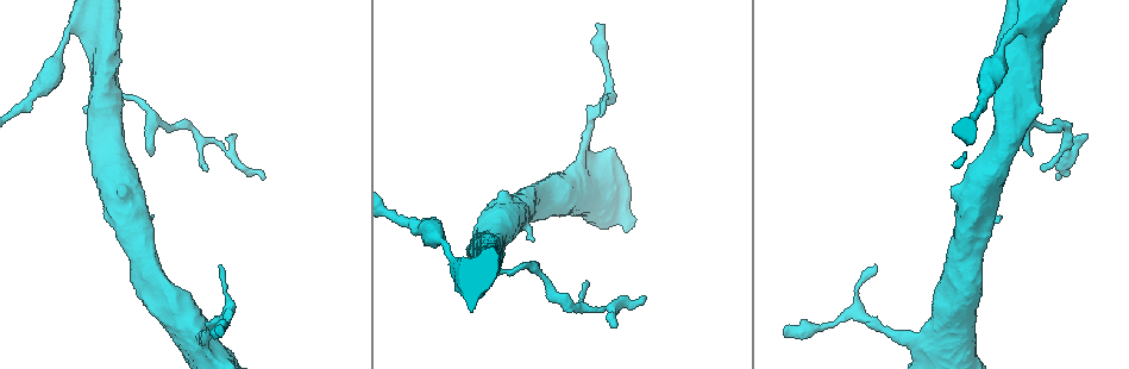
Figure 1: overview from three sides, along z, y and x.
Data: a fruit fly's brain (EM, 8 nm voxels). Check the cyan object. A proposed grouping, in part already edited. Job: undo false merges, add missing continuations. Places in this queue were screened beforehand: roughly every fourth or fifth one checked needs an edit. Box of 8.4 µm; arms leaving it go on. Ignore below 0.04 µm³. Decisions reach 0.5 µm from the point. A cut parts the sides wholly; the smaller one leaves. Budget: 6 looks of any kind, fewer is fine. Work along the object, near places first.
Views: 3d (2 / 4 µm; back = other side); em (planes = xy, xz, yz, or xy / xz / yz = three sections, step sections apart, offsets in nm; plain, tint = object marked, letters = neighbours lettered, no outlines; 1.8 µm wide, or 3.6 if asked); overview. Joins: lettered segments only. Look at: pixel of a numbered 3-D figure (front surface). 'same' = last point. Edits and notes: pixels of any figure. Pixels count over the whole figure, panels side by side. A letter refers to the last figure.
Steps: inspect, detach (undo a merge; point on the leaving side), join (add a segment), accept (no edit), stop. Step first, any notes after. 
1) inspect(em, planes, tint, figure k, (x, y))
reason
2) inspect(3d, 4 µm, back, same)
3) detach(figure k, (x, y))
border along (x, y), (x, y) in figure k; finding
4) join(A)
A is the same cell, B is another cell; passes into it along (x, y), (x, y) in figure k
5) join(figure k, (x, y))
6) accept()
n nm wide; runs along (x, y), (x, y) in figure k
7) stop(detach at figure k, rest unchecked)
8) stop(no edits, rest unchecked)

inspect(3d, 4 µm, figure 1, (149, 154))
an open end

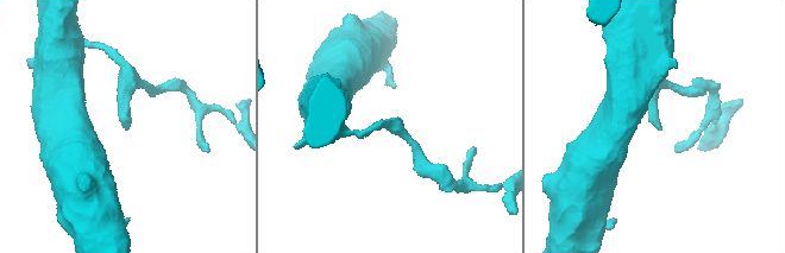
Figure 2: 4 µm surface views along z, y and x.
inspect(em, xy, step 8, letters, figure 2, (393, 133))
now the EM

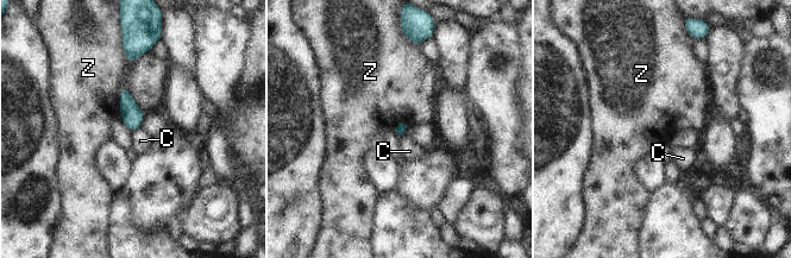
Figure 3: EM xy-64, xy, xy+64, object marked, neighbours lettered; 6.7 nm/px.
accept()
C and Z are other cells; none of them fits

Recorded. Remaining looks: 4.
inspect(em, xy, step 16, letters, figure 1, (644, 295))
free end

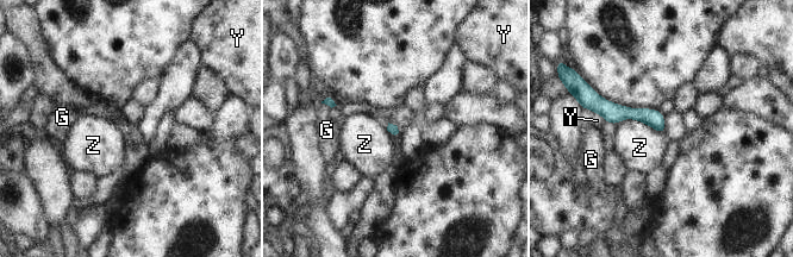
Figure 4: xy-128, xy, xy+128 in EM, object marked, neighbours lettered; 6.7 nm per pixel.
accept()
Z touches over 340 nm; G, Y and Z are other cells; border along (614, 124), (636, 119), (663, 135) in figure 4; no lettered segment goes on from it

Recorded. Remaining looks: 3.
inspect(em, planes, plain, figure 1, (599, 26))

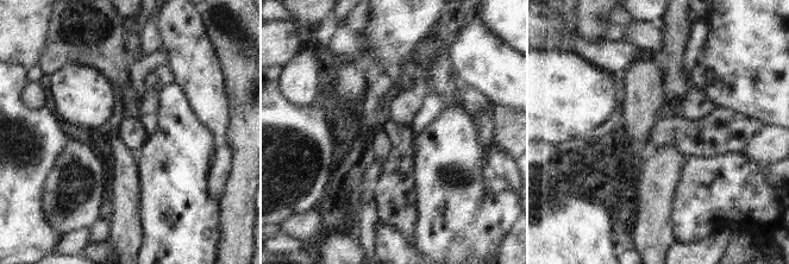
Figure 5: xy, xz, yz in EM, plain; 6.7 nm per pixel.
inspect(em, planes, letters, same)

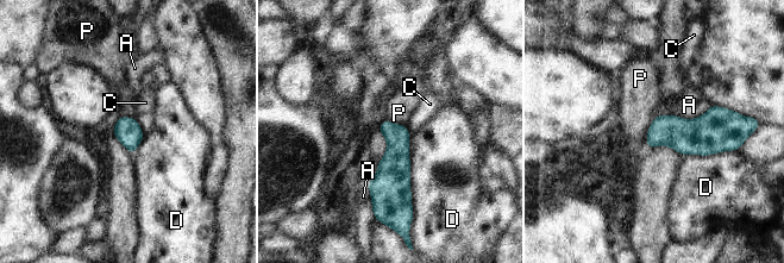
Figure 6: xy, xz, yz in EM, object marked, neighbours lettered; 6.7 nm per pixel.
accept()
A, C, D and P are other cells; border along (659, 113), (648, 127), (647, 148) in figure 6; no lettered segment goes on from it

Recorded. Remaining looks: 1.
stop(no edits, rest unchecked)

